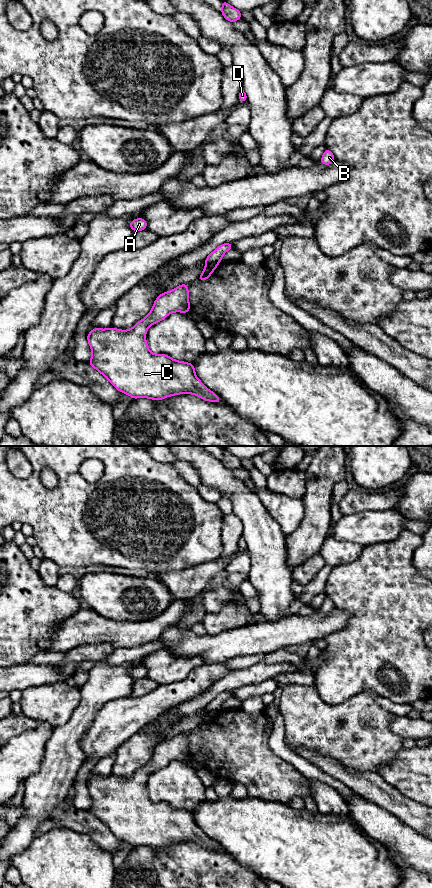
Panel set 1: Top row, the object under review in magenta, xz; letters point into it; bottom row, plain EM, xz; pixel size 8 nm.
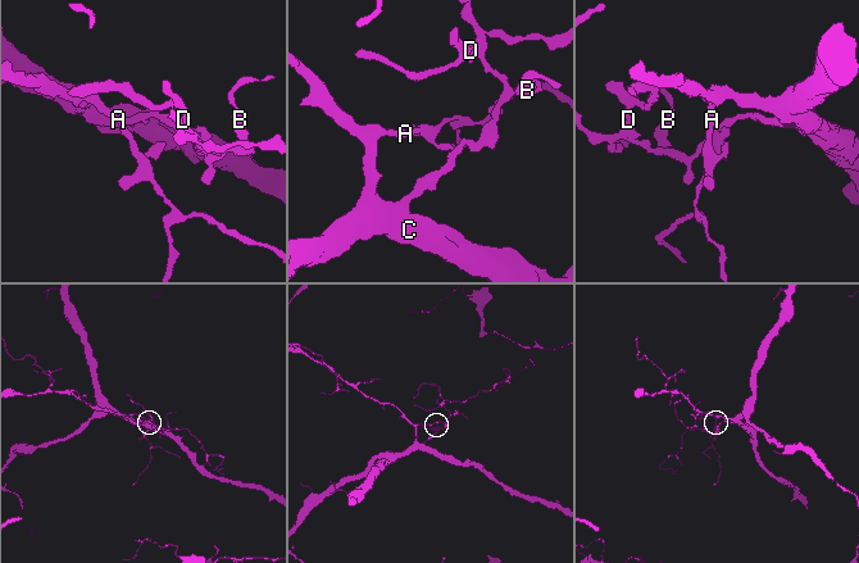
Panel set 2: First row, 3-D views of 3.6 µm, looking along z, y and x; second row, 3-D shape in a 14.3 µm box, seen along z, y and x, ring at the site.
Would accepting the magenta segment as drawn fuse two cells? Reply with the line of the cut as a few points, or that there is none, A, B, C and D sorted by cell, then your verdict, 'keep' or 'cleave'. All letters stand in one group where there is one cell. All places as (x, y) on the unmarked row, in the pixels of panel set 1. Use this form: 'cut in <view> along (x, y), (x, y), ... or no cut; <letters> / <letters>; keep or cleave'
cut in xz along (217, 710), (206, 712); A C / B D; cleave

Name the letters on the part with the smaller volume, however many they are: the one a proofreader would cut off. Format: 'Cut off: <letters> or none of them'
Cut off: B, D

